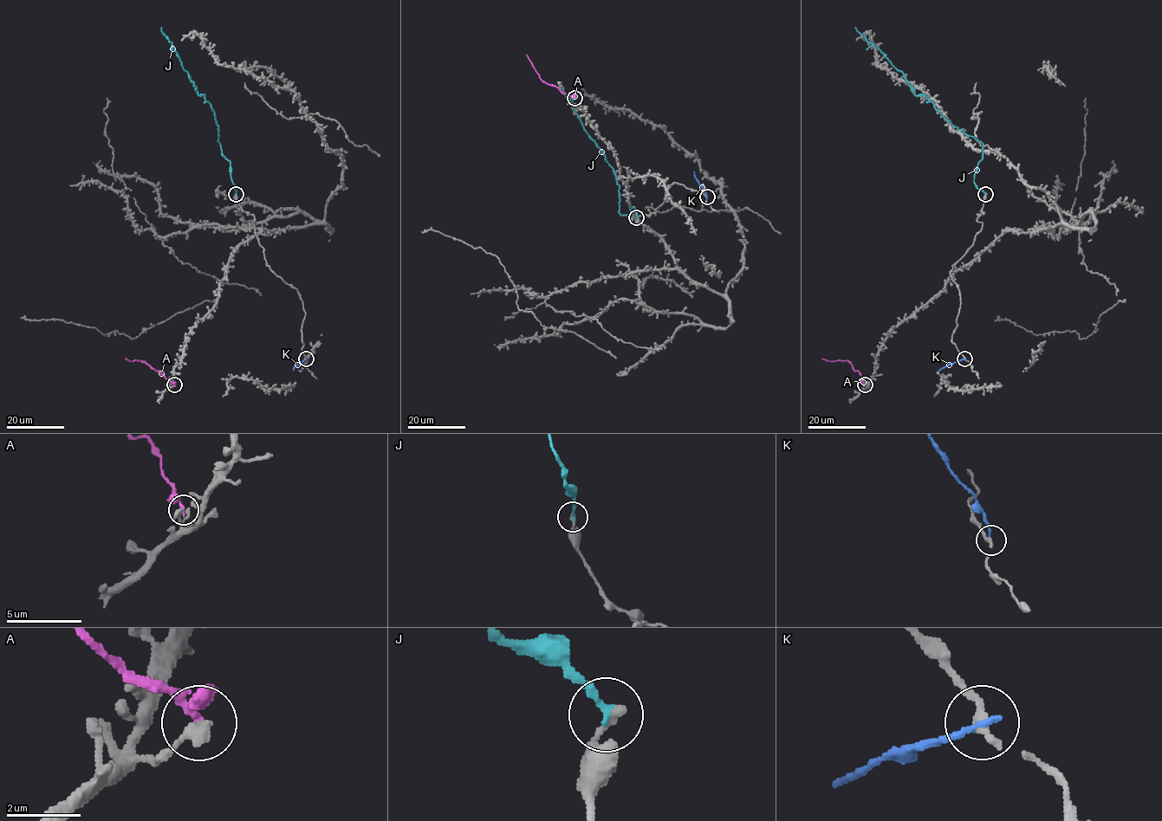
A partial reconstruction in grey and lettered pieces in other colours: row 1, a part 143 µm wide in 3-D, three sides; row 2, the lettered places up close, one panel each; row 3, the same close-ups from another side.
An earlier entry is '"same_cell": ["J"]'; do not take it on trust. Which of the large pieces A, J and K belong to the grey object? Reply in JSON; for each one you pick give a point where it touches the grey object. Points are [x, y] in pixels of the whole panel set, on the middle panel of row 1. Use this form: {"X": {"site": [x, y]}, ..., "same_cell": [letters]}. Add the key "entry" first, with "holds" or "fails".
{"entry": "holds", "J": {"site": [636, 217]}, "same_cell": ["J"]}

